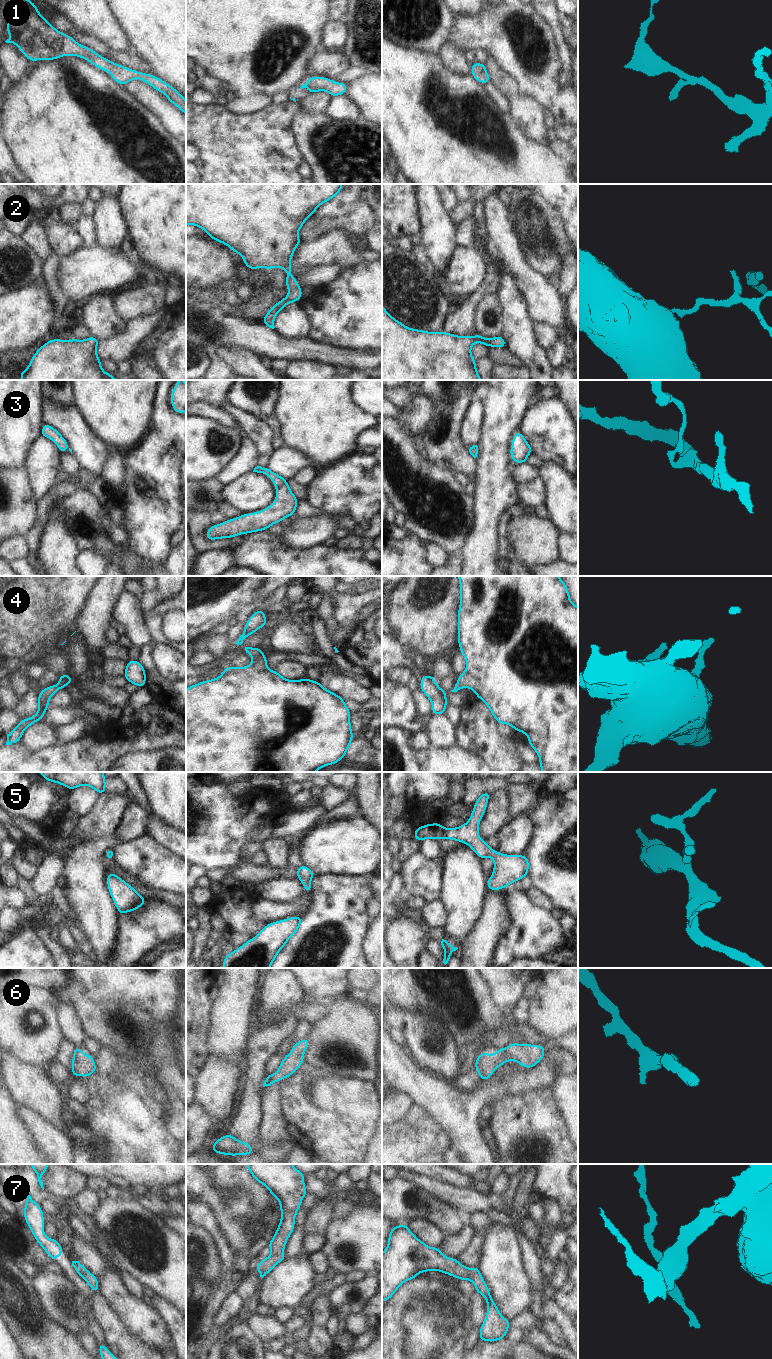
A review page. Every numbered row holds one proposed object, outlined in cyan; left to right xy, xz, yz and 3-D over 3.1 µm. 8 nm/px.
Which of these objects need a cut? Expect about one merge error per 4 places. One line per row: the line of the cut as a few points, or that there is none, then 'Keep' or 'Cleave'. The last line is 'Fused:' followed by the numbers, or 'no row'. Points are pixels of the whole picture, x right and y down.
1: No split. Keep
2: No split. Keep
3: No split. Keep
4: No split. Keep
5: No split. Keep
6: No split. Keep
7: No split. Keep
Fused: no row.

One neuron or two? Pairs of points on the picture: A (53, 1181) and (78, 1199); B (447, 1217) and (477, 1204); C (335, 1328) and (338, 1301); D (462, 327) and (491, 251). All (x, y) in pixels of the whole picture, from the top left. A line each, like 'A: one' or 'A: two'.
A: two
B: two
C: two
D: one

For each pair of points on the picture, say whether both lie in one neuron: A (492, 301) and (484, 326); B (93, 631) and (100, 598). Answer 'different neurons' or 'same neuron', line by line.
A: same neuron
B: same neuron

